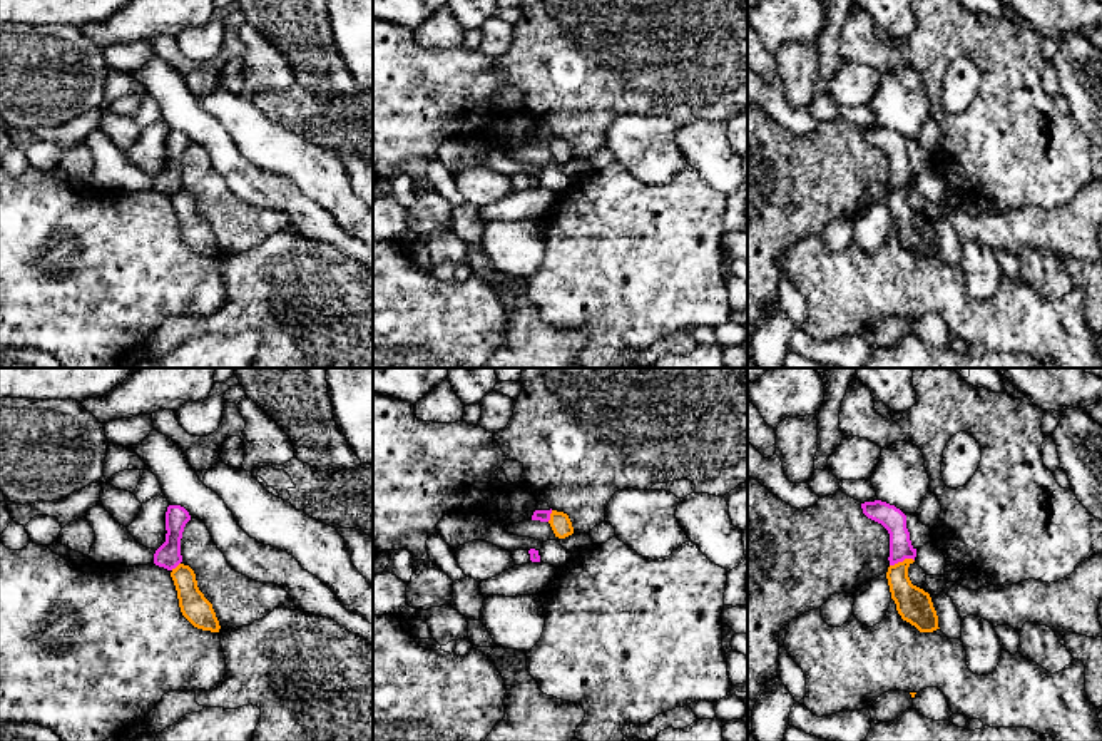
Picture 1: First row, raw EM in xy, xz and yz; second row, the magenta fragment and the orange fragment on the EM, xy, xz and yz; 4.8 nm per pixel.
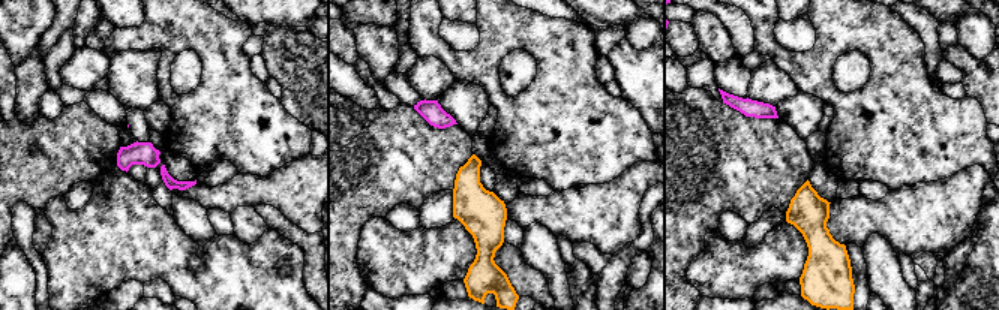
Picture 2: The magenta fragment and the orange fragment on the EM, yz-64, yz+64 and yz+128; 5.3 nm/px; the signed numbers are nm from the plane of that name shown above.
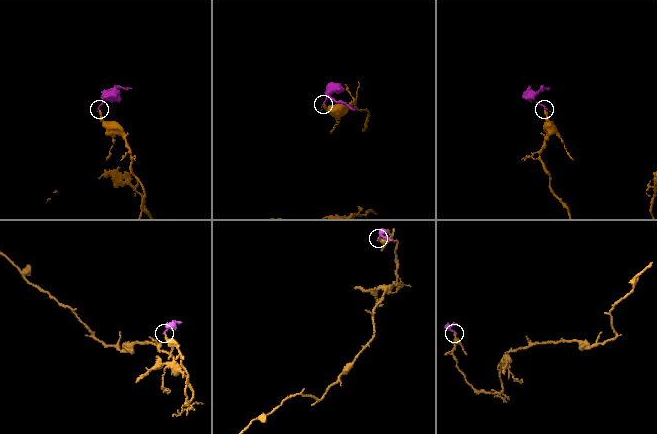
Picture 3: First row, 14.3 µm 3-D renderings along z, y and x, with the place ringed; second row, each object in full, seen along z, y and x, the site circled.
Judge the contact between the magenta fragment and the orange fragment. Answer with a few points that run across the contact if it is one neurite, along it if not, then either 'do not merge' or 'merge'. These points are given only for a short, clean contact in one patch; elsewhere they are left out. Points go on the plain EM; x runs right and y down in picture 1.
yz (913, 184), (903, 184), (890, 191) | do not merge

